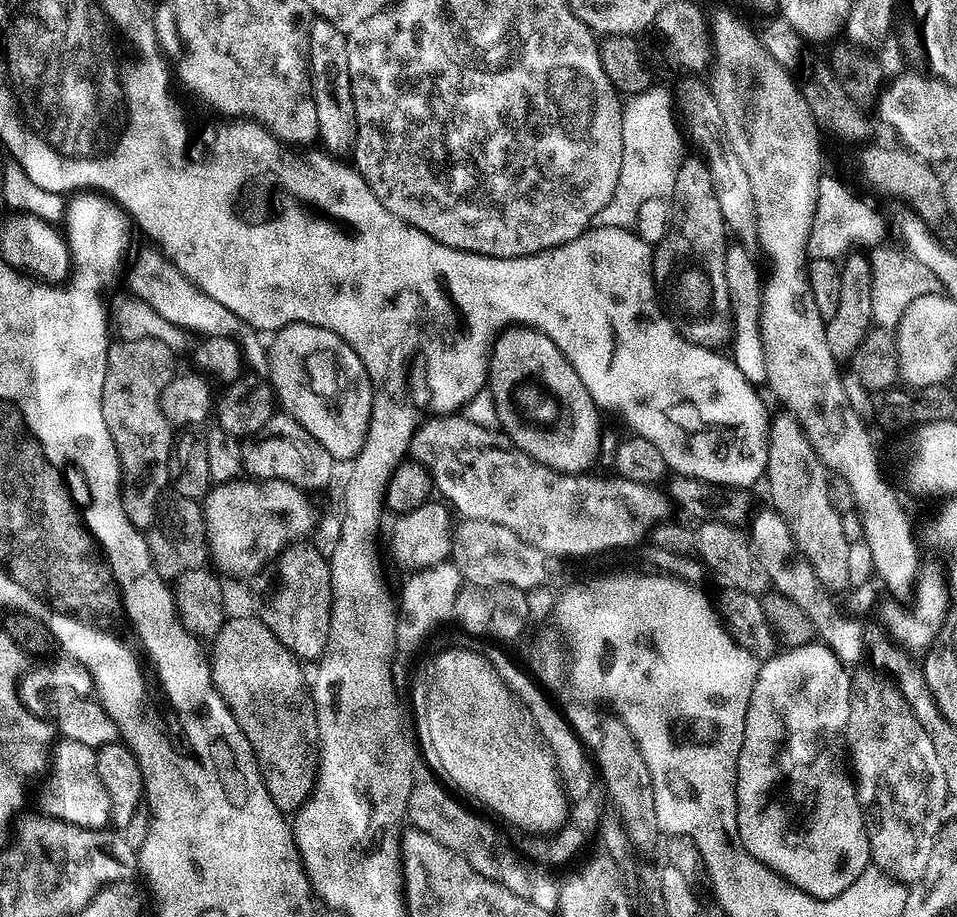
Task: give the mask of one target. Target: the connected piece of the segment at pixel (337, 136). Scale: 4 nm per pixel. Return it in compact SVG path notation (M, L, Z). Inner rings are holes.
M315 19L308 34L308 64L312 73L313 95L318 110L319 143L329 156L344 158L356 147L354 94L350 86L350 54L345 32L330 22Z

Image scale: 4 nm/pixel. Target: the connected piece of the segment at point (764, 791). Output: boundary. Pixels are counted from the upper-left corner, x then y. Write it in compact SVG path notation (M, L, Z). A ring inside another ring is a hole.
M813 642L806 646L798 646L797 648L784 648L776 655L768 660L763 661L758 670L758 678L754 684L754 690L750 696L750 706L746 712L746 730L742 738L742 750L738 754L738 766L736 767L736 809L738 810L738 834L742 838L742 846L754 858L758 858L758 862L762 862L772 872L776 872L788 884L794 885L798 890L802 890L808 896L813 896L815 900L832 900L835 896L840 896L842 890L846 890L846 886L850 886L857 878L864 873L872 864L872 855L870 854L870 842L866 834L866 826L864 825L864 815L860 809L858 802L858 794L856 793L856 782L853 773L850 771L849 761L846 759L846 733L848 731L848 719L850 718L850 694L852 693L852 676L849 669L841 662L834 653L828 649L828 645L823 642Z

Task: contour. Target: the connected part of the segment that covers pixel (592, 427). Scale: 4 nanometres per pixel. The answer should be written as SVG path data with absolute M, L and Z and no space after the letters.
M523 326L507 329L490 353L487 387L494 394L494 406L498 406L498 425L515 447L521 448L530 458L542 462L542 466L550 466L559 472L584 474L591 469L588 467L595 462L600 452L602 412L596 407L594 398L590 398L590 390L582 386L582 378L578 378L574 366L570 366L562 350L558 350L558 346L554 346L546 334Z

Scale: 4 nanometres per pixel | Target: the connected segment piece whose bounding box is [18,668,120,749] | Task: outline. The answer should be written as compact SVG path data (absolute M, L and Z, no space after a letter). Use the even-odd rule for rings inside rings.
M36 668L33 672L25 671L18 681L18 691L20 701L31 712L47 718L54 725L55 731L69 740L86 742L86 746L95 749L120 740L120 731L114 718L106 714L100 701L91 695L79 696L72 684L60 684L59 678L48 668Z

